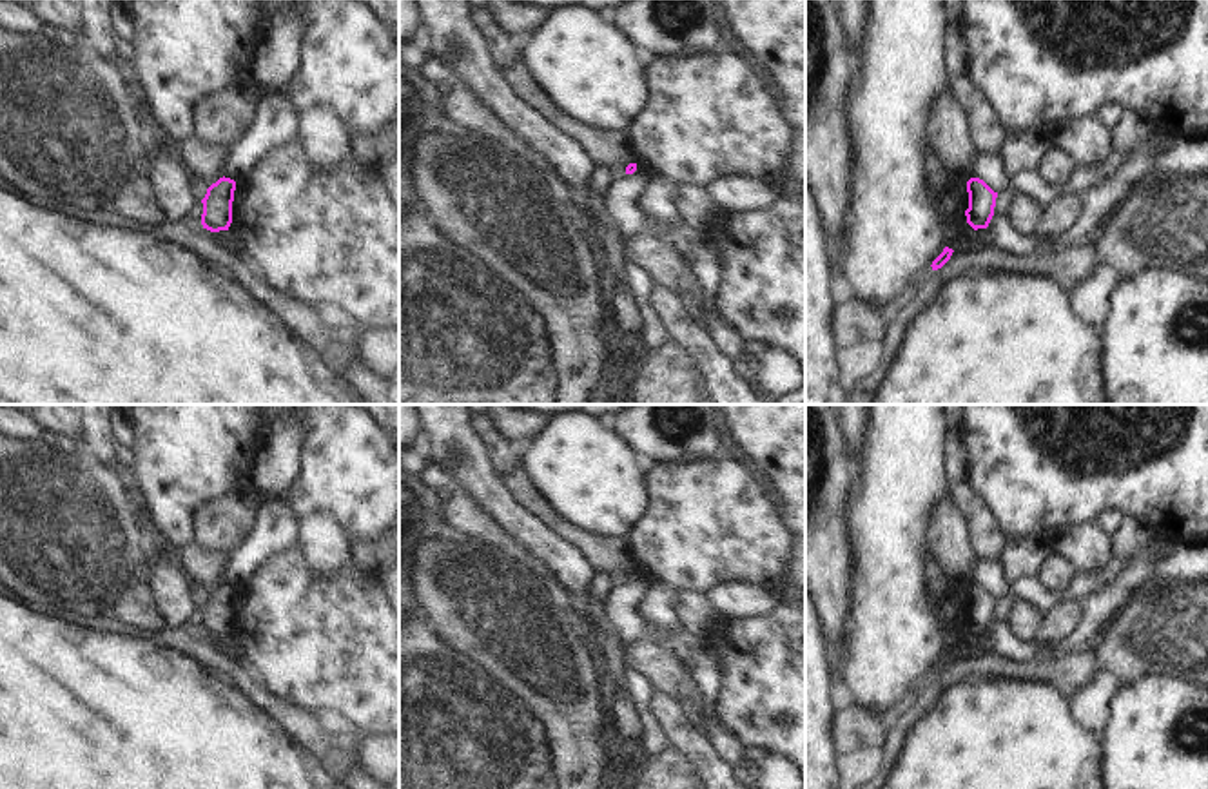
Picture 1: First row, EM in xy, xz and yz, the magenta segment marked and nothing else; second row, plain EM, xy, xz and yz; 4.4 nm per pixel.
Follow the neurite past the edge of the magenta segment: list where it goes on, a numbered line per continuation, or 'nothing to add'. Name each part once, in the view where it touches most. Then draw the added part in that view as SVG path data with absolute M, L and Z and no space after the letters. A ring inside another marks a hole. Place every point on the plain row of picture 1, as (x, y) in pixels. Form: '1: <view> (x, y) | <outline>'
nothing to add

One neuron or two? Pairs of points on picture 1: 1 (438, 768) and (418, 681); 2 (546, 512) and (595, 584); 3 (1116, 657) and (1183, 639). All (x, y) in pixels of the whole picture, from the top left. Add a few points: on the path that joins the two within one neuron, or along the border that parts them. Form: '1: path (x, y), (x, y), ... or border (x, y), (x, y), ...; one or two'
1: path (423, 746), (423, 702); one
2: border (595, 570), (603, 572), (613, 584); two
3: path (1132, 648), (1143, 639), (1167, 639); one

